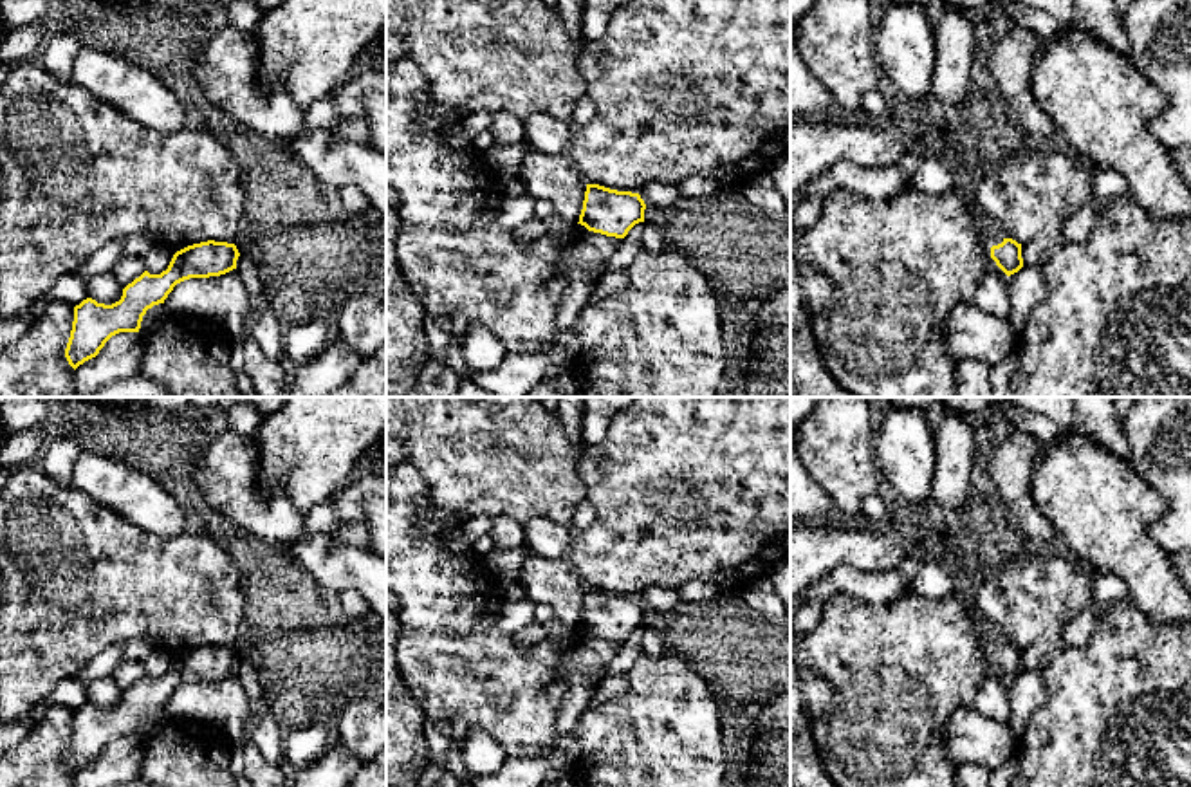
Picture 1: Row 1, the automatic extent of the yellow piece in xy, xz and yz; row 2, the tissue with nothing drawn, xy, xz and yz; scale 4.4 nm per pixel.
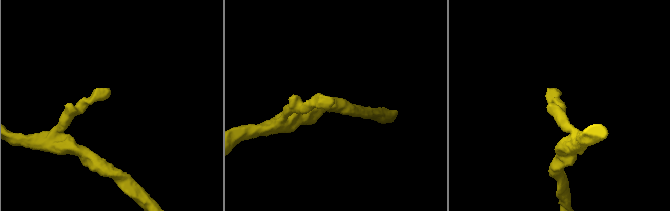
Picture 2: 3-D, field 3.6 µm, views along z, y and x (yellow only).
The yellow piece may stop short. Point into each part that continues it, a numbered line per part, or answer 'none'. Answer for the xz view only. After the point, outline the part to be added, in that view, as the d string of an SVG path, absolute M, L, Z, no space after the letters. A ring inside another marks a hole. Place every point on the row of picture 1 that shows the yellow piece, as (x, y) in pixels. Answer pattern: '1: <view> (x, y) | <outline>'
none

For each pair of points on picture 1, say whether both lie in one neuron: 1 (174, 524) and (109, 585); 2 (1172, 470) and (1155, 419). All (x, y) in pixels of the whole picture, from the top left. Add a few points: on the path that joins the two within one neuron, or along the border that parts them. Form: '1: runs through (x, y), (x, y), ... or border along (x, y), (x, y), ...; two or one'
1: border along (123, 517), (165, 538), (174, 538), (184, 531); two
2: runs through (1172, 457), (1170, 448), (1155, 432); one

